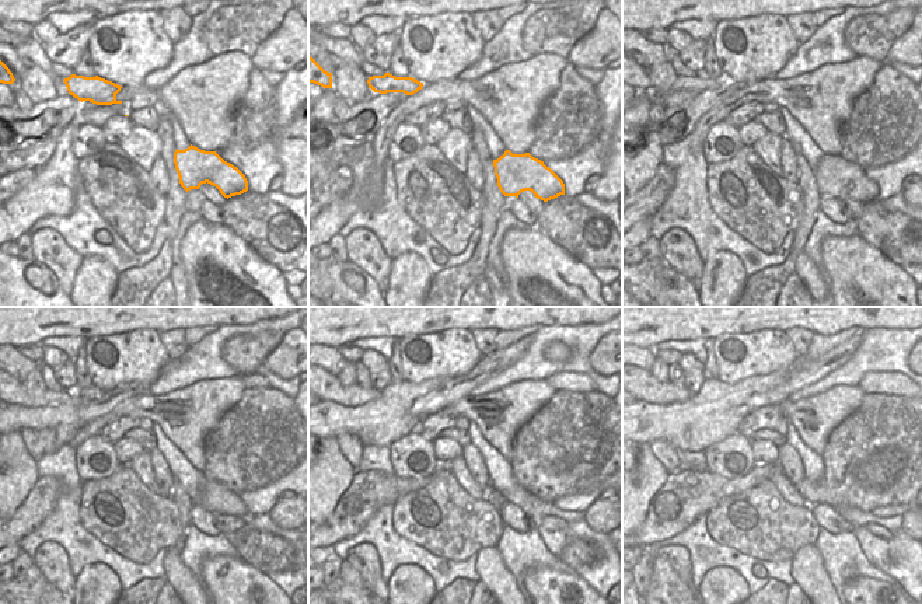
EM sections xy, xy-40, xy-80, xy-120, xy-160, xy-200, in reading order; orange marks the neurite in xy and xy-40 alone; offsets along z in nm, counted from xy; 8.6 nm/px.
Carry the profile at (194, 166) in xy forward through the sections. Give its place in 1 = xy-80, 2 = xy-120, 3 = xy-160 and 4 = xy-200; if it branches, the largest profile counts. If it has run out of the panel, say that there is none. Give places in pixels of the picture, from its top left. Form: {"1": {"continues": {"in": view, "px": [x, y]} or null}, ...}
{"1": {"continues": {"in": "xy-80", "px": [835, 177]}}, "2": {"continues": {"in": "xy-120", "px": [215, 496]}}, "3": {"continues": {"in": "xy-160", "px": [534, 508]}}, "4": {"continues": {"in": "xy-200", "px": [855, 517]}}}

